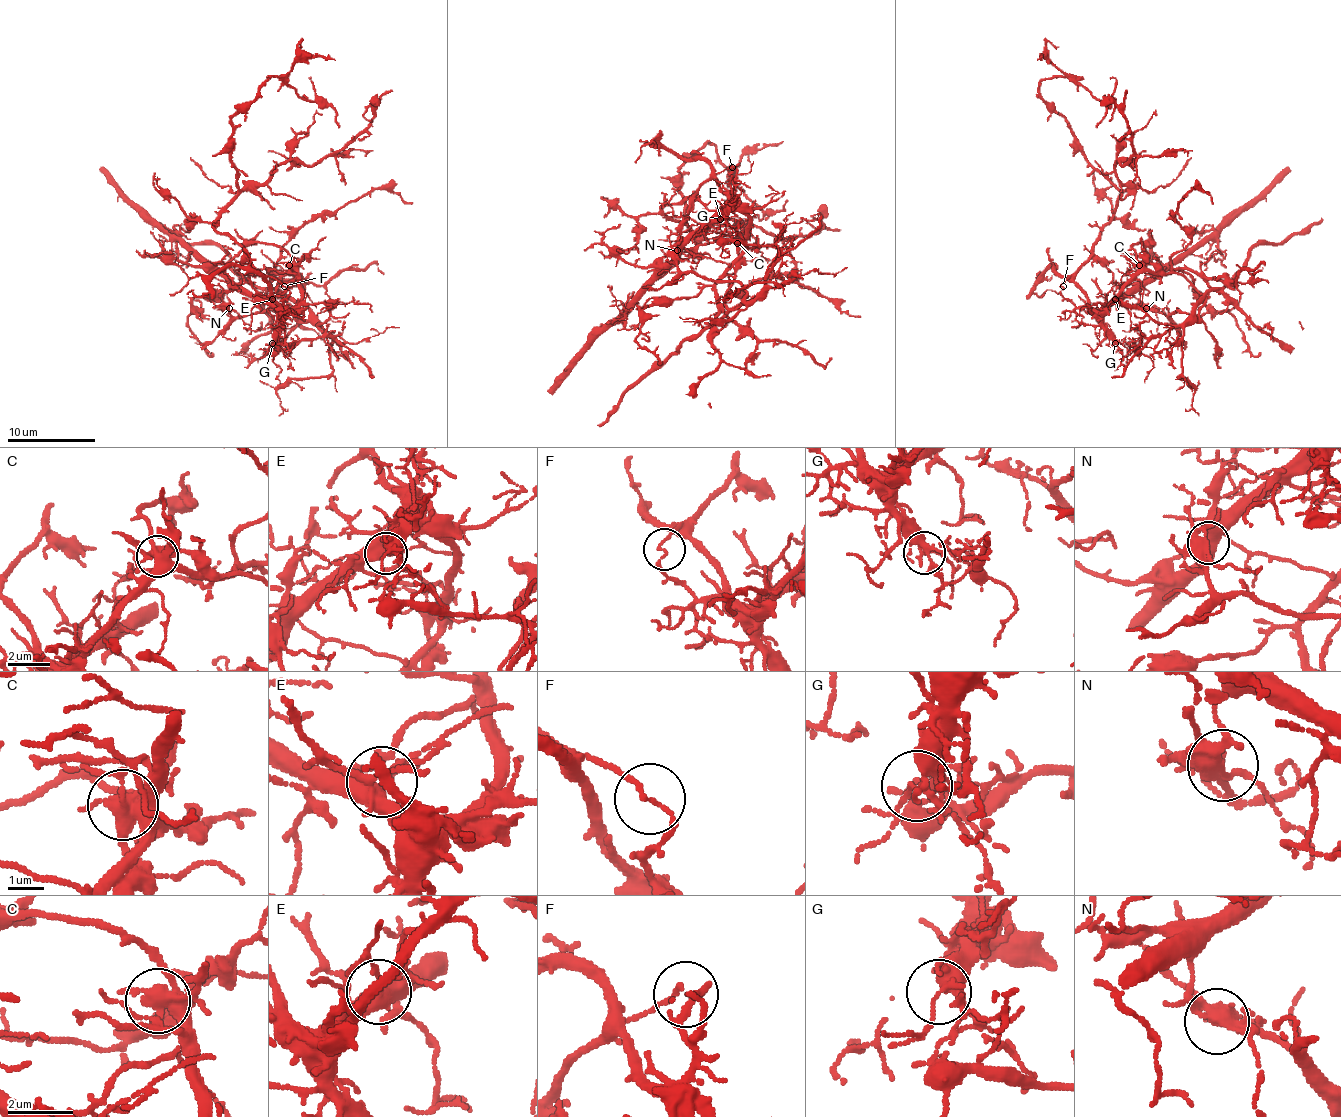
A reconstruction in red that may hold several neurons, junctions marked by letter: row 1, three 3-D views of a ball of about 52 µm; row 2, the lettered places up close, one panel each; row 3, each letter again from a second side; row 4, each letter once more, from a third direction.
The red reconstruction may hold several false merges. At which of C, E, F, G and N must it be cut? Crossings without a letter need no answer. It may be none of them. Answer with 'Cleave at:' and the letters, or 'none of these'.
Cleave at: C, F, N

